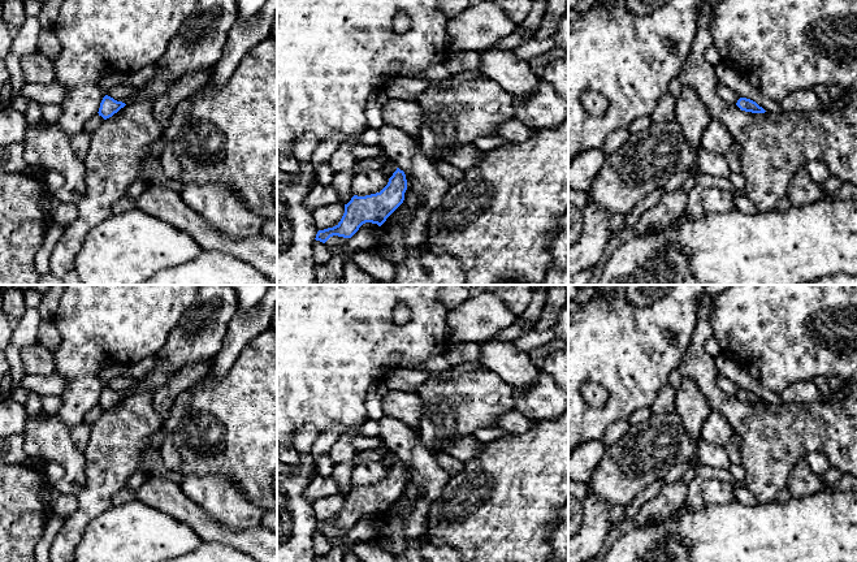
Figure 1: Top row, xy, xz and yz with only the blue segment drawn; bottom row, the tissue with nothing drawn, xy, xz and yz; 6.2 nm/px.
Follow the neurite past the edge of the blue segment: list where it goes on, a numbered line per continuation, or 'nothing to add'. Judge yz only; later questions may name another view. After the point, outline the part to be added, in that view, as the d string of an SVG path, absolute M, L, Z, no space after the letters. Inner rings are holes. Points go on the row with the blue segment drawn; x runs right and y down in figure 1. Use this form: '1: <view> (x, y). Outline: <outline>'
nothing to add

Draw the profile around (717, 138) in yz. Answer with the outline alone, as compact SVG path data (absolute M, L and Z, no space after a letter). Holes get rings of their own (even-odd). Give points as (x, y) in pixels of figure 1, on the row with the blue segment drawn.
M710 120L701 138L701 147L724 156L733 143L730 131L717 120Z

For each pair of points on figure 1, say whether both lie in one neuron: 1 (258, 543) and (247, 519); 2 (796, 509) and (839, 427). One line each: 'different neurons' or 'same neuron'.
1: different neurons
2: different neurons

